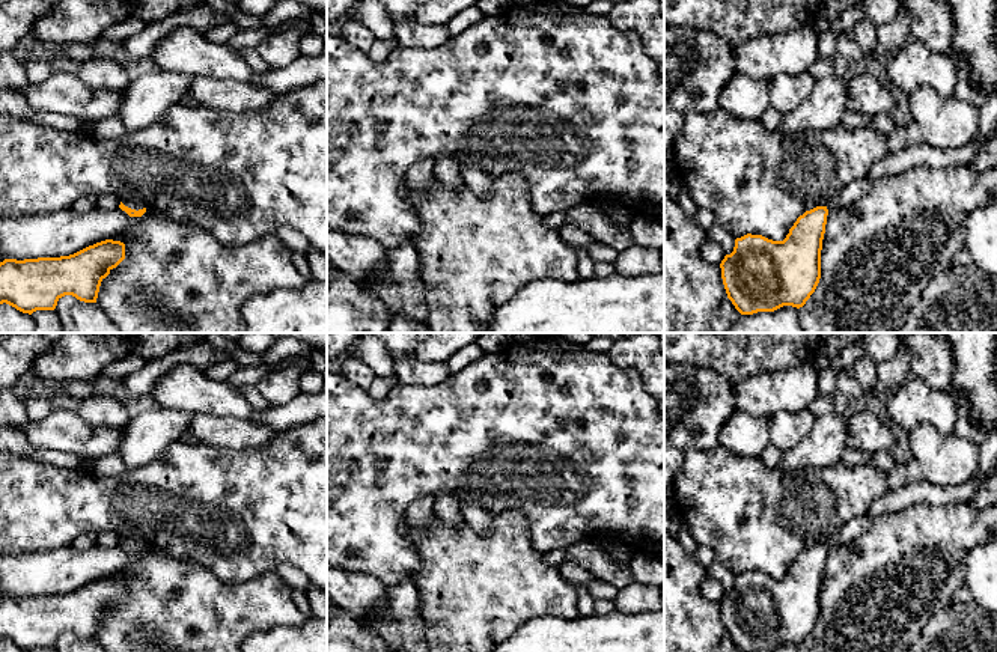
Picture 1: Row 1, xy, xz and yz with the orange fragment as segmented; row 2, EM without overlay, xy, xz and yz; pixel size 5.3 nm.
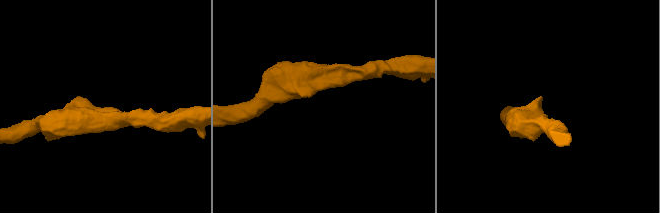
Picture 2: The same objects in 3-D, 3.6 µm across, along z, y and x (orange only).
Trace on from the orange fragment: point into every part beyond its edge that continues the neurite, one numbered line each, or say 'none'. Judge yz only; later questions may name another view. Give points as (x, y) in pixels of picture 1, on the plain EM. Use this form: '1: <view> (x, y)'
1: yz (857, 526)

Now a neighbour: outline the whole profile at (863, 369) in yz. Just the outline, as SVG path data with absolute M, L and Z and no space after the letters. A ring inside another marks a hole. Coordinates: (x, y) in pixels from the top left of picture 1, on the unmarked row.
M861 354L848 370L848 373L861 385L864 393L870 393L877 384L877 366L878 363L875 360L867 354Z

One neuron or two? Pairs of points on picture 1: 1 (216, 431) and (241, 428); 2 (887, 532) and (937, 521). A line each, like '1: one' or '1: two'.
1: one
2: one

